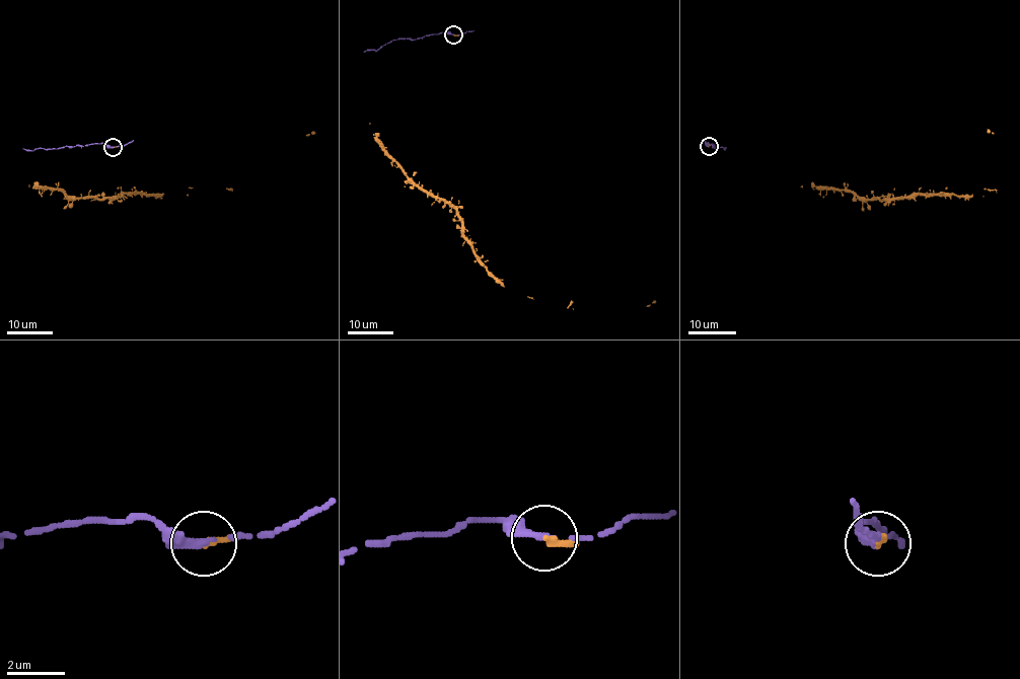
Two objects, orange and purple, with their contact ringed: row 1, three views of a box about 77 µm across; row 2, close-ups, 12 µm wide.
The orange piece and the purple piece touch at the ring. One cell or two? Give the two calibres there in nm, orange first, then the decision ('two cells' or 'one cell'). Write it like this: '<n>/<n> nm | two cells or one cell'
200/240 nm | one cell

